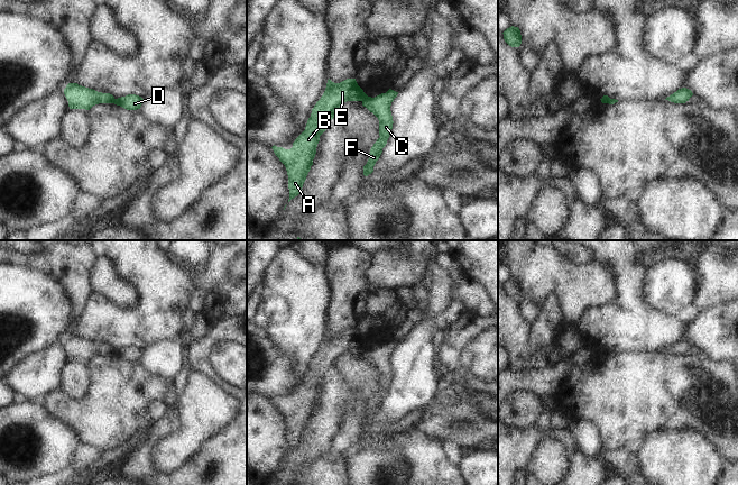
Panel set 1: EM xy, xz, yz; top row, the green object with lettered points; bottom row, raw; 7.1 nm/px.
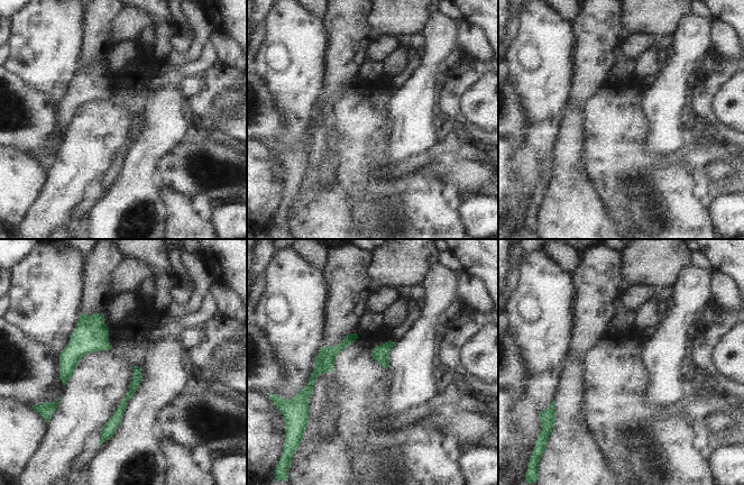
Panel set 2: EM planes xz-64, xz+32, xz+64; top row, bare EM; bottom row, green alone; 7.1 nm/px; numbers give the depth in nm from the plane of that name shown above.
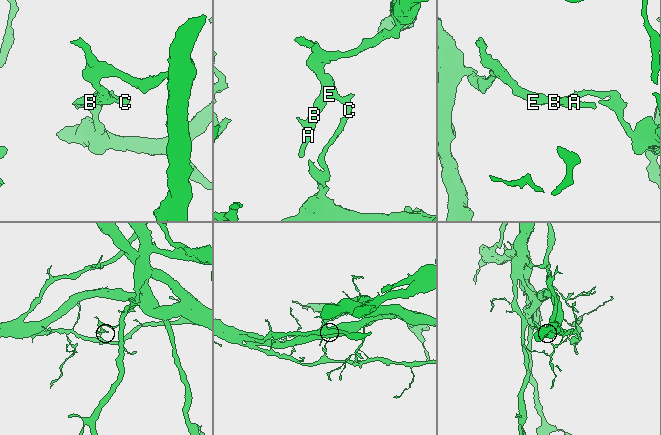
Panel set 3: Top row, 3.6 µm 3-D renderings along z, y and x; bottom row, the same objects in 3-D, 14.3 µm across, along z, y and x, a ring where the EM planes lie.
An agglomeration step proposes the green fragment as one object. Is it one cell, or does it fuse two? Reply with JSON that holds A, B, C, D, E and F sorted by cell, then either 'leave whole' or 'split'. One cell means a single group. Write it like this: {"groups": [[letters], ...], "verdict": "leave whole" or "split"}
{"groups": [["A", "B", "E"], ["C", "D", "F"]], "verdict": "split"}

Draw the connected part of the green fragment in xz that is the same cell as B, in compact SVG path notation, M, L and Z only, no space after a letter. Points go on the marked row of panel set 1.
M356 79L340 83L328 80L325 91L312 109L305 130L295 139L290 149L273 146L275 155L285 165L288 175L289 200L302 192L303 184L313 165L320 136L336 117L339 108L347 101L363 101L367 94Z

